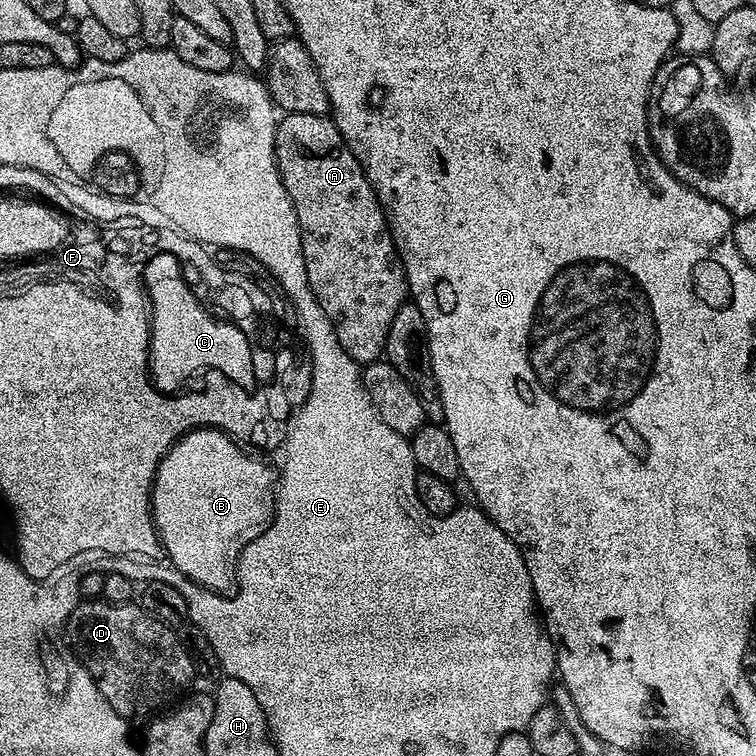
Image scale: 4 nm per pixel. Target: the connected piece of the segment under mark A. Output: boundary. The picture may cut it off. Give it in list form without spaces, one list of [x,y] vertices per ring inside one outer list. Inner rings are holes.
[[[289,112],[279,117],[276,125],[276,137],[274,138],[274,150],[276,151],[276,165],[280,171],[280,181],[282,186],[286,186],[286,194],[290,194],[290,202],[296,211],[296,217],[300,223],[300,237],[302,238],[302,254],[306,262],[306,278],[310,278],[310,290],[314,290],[314,298],[322,310],[326,310],[326,318],[334,326],[334,334],[338,334],[338,342],[342,342],[342,350],[350,354],[356,363],[367,366],[384,356],[386,346],[386,334],[390,334],[390,322],[394,322],[394,314],[398,314],[400,307],[409,299],[408,279],[404,273],[404,267],[400,261],[400,255],[396,253],[396,247],[392,241],[392,231],[388,229],[388,220],[384,217],[384,208],[380,205],[380,200],[374,194],[358,158],[346,146],[342,134],[336,129],[336,123],[328,116],[318,114],[298,114]]]

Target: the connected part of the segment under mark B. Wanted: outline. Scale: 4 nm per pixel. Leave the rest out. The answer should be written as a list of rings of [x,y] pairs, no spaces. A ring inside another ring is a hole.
[[[192,429],[191,432],[185,433],[172,445],[171,450],[164,456],[163,461],[159,464],[156,472],[155,482],[152,488],[152,519],[156,522],[156,532],[160,536],[163,555],[166,557],[167,563],[173,564],[182,574],[186,574],[188,580],[192,580],[192,574],[202,574],[198,568],[200,566],[212,566],[212,556],[214,554],[228,554],[228,556],[240,556],[238,554],[238,536],[252,536],[257,539],[256,532],[261,532],[260,528],[264,528],[264,524],[274,518],[276,513],[276,489],[274,487],[274,479],[264,472],[264,468],[260,468],[260,458],[255,455],[247,456],[245,449],[238,445],[228,435],[223,432],[210,432],[207,429]],[[260,492],[264,492],[264,496],[268,496],[266,500],[256,500],[256,496],[260,496]]]

